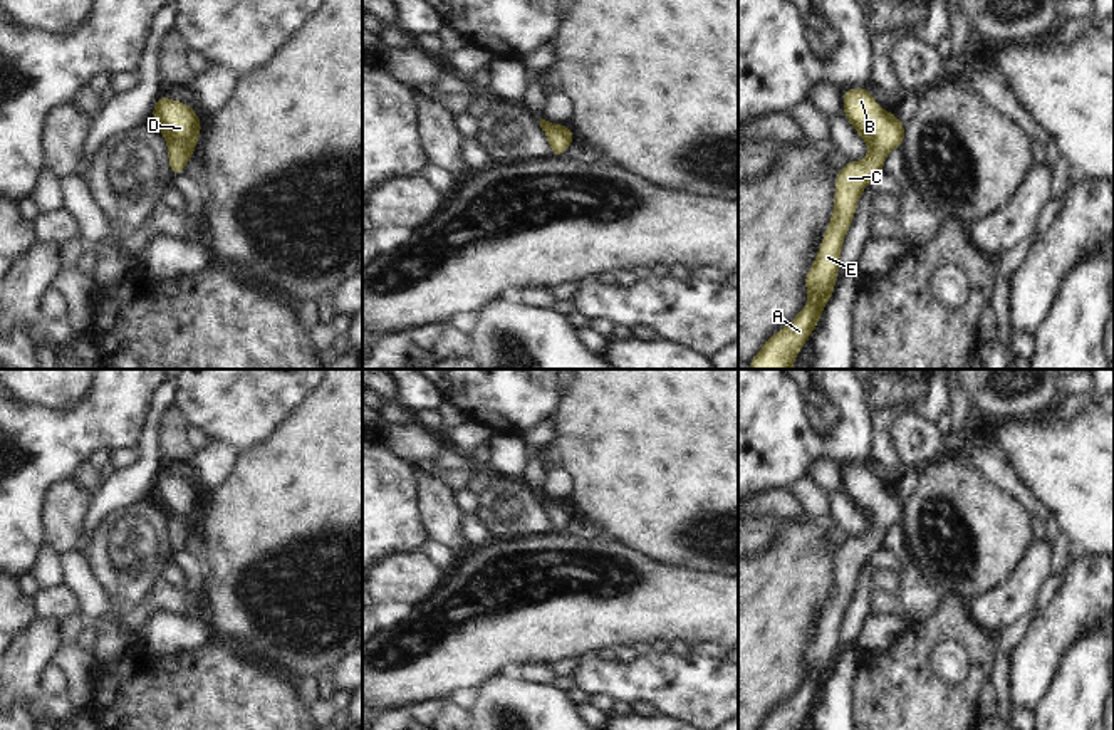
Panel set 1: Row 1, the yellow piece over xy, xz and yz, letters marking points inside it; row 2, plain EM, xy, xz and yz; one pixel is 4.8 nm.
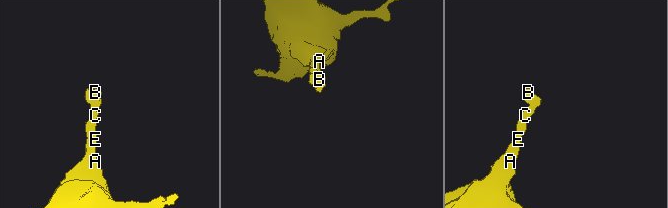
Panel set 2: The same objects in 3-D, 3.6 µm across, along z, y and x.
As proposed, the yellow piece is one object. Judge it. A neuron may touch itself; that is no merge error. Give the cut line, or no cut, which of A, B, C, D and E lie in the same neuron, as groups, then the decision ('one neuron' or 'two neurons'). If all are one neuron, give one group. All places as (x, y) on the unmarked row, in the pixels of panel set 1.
no cut | A B C D E | one neuron

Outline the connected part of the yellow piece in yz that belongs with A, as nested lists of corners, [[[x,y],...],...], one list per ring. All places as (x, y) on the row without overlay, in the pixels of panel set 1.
[[[867,463],[841,467],[844,492],[869,520],[864,537],[847,537],[836,554],[834,589],[824,609],[819,629],[805,651],[809,680],[797,693],[775,708],[757,730],[799,730],[820,696],[827,676],[834,670],[844,613],[854,596],[857,576],[867,559],[884,547],[886,530],[904,519],[904,498],[886,488]]]

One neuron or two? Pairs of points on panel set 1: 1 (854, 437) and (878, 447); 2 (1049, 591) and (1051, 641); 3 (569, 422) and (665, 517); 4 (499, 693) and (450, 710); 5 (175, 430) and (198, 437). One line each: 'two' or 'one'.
1: two
2: two
3: one
4: two
5: two

